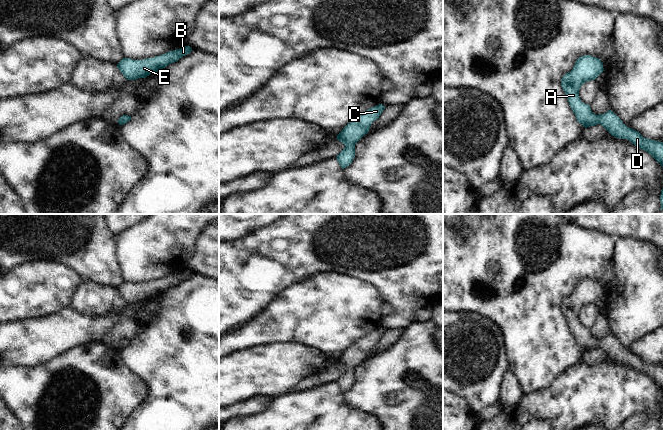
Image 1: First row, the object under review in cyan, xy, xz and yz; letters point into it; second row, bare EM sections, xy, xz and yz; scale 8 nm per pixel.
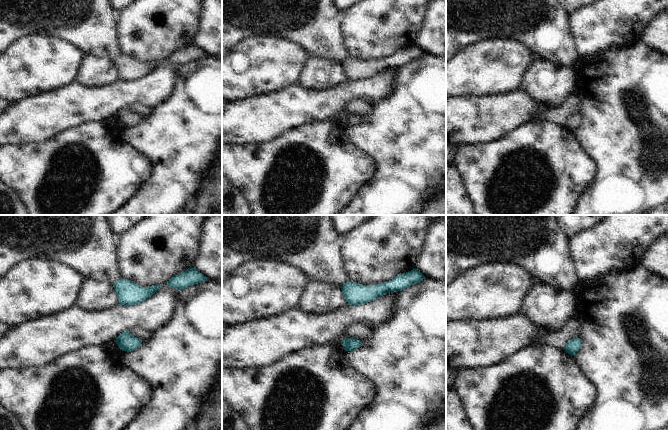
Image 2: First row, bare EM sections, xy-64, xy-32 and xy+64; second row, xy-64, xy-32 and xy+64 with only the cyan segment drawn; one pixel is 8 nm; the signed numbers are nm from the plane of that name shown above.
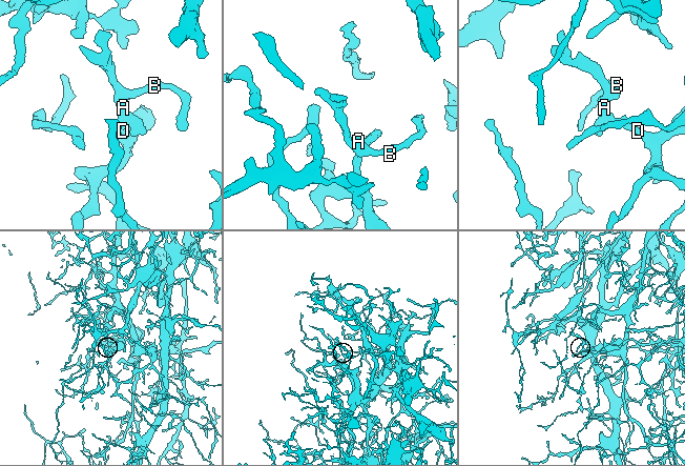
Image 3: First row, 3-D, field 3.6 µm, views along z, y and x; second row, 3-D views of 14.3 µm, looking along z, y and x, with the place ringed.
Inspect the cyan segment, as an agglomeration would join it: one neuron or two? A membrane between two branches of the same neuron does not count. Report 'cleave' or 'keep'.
keep

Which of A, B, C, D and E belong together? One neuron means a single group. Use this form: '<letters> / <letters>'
A B C D E

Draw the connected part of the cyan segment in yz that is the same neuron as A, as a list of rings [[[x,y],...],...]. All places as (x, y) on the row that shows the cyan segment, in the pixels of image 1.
[[[584,55],[576,60],[573,69],[562,77],[561,86],[577,122],[585,128],[602,125],[612,136],[627,139],[648,152],[663,168],[663,142],[644,138],[638,131],[627,127],[611,110],[596,115],[591,111],[590,105],[581,101],[579,97],[581,86],[585,82],[595,80],[603,71],[603,63],[599,58]]]

